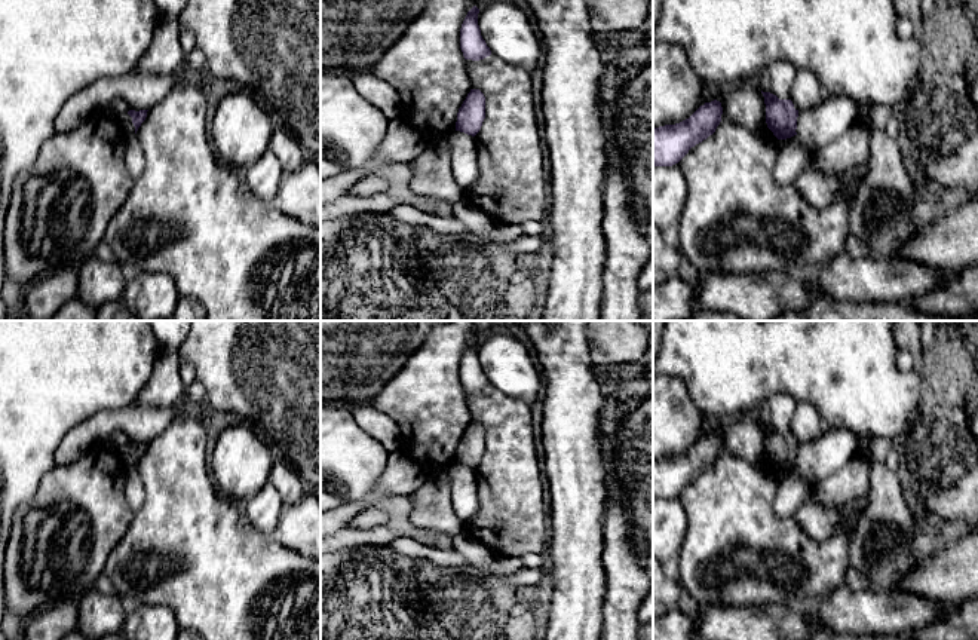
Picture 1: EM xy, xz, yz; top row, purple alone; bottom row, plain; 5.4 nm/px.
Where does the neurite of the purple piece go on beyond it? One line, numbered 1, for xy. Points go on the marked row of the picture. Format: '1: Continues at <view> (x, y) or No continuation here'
1: No continuation here

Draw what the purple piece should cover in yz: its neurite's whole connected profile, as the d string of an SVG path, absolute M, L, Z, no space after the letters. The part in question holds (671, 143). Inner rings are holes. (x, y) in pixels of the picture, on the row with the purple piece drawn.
M714 99L700 105L689 119L680 123L653 126L653 166L678 163L692 147L715 132L721 114L721 102Z

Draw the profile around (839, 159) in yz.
M865 120L852 125L833 143L812 151L815 169L828 177L844 178L870 160L871 128Z

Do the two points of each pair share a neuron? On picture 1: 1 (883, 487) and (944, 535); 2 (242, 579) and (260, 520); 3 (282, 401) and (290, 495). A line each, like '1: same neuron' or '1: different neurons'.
1: same neuron
2: different neurons
3: different neurons

